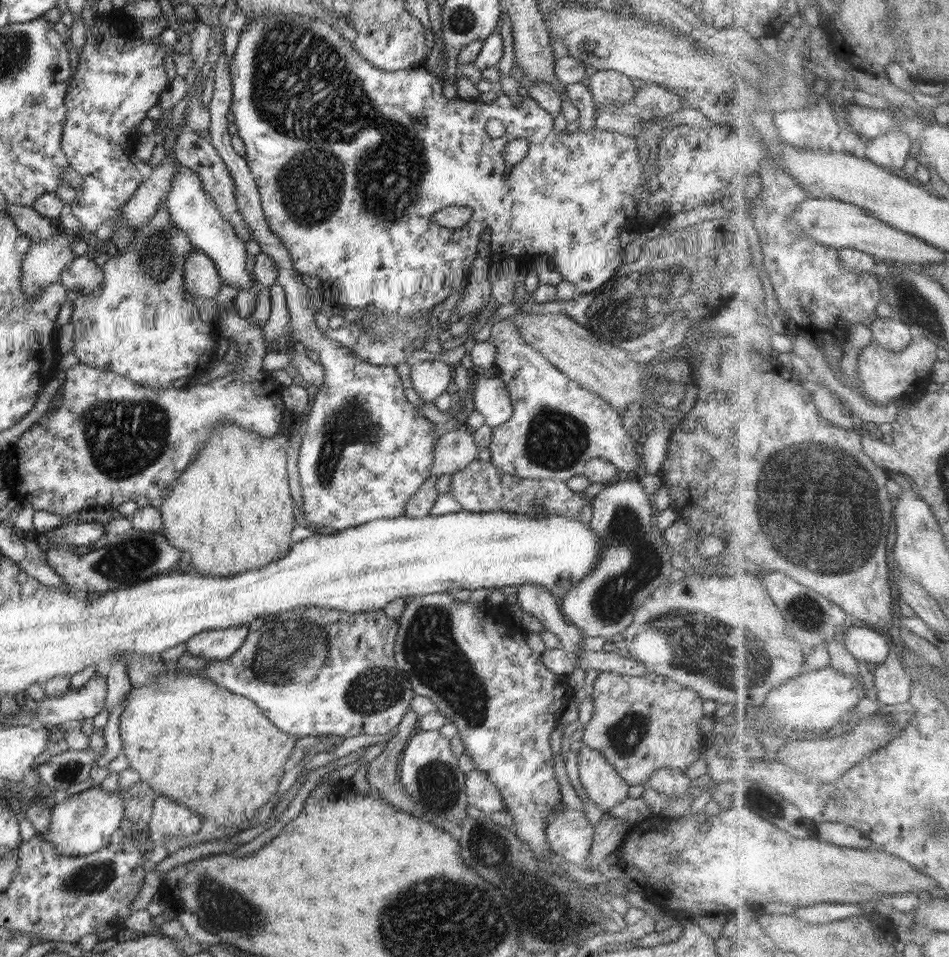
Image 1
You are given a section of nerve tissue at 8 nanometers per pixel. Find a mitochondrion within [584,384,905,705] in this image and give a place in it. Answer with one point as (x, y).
(797, 524)

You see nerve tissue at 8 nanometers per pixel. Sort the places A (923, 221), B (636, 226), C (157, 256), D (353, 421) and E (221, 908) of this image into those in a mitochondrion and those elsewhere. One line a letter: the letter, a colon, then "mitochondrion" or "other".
A: other
B: other
C: mitochondrion
D: mitochondrion
E: mitochondrion

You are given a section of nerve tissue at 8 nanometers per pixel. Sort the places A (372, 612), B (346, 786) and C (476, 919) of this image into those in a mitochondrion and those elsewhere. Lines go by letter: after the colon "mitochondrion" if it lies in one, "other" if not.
A: other
B: other
C: mitochondrion

